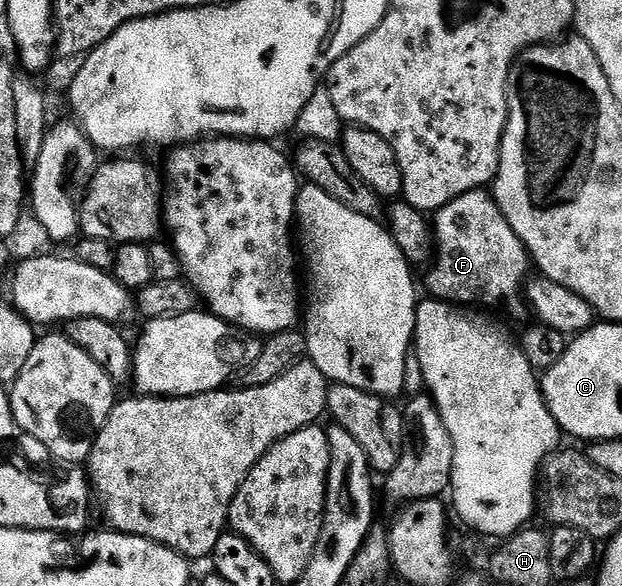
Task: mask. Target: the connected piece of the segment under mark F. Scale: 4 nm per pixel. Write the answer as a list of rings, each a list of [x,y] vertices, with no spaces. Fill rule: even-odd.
[[[485,188],[474,189],[471,193],[460,195],[433,214],[432,232],[436,242],[436,260],[425,270],[426,289],[430,292],[427,294],[431,298],[449,301],[451,305],[463,307],[486,307],[482,305],[498,305],[502,301],[503,307],[512,316],[527,316],[528,306],[524,300],[524,286],[532,269],[530,253],[516,235],[516,231],[512,231],[508,219],[500,211],[498,202]]]

